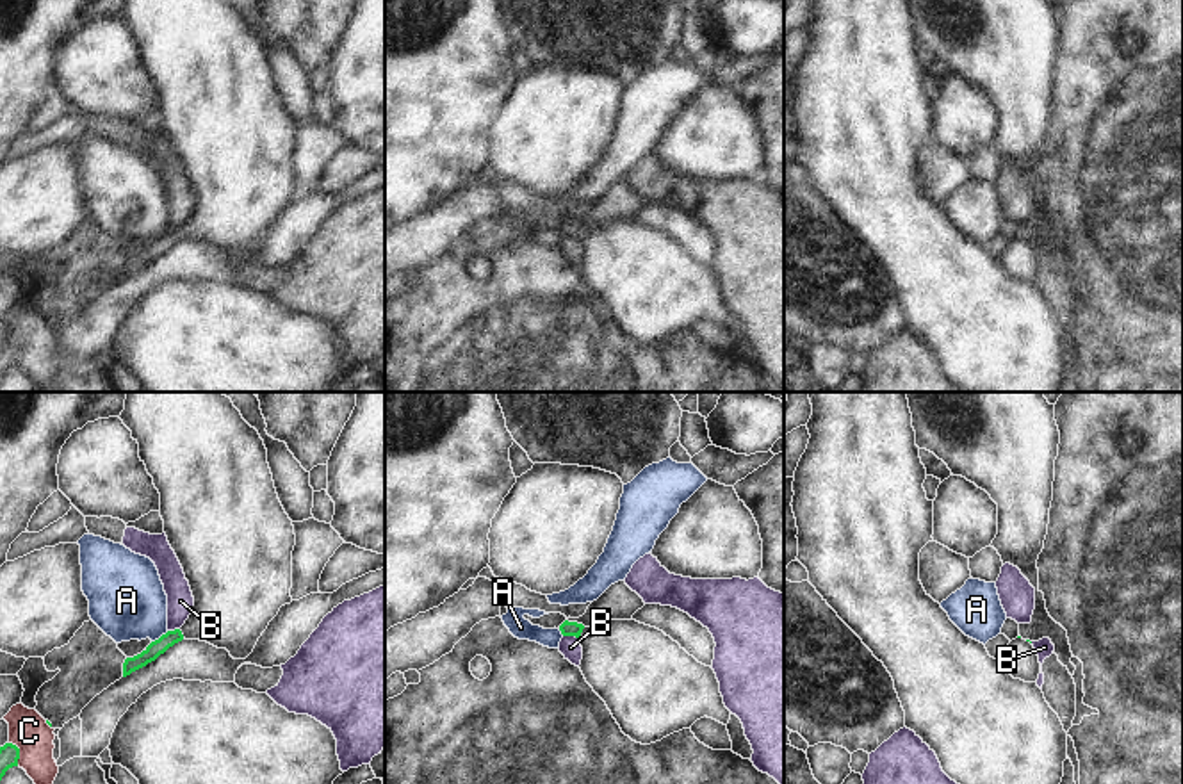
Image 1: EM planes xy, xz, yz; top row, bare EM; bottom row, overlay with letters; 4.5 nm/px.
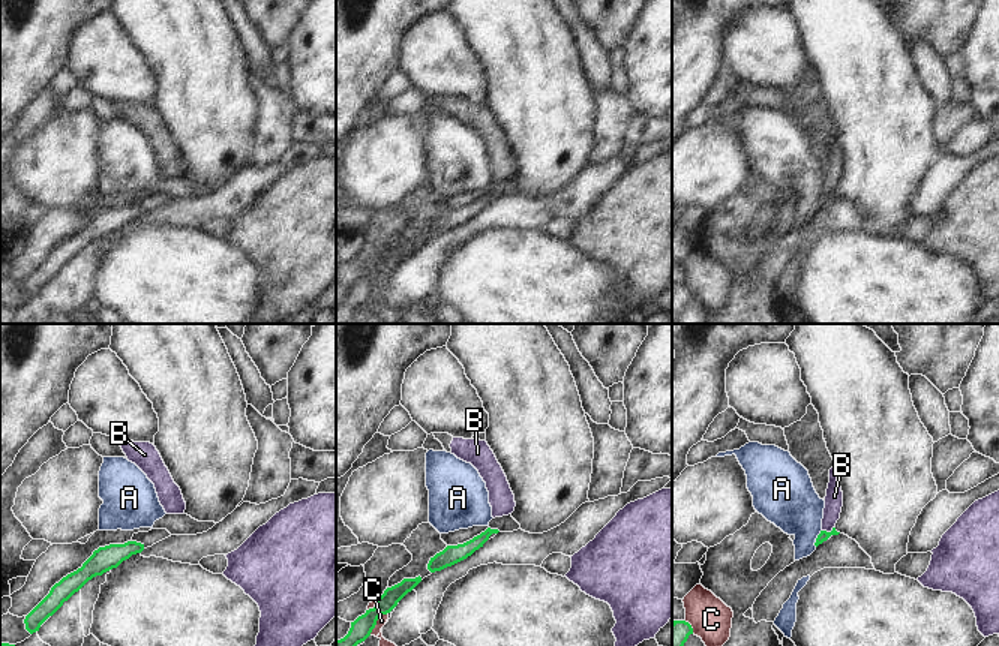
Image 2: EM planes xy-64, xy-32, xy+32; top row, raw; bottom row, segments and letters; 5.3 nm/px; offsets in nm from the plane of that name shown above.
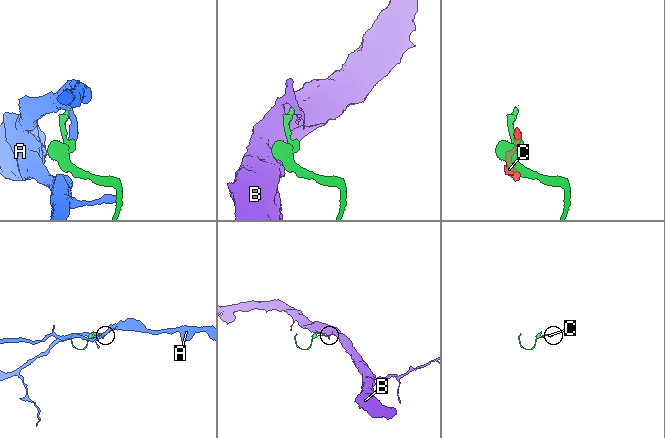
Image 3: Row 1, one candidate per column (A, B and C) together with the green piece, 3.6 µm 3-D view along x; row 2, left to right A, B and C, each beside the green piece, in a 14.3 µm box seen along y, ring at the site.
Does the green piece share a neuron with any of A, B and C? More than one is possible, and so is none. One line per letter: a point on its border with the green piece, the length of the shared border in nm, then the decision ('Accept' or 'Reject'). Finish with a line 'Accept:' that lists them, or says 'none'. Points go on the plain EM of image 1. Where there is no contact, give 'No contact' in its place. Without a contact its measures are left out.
A: Touches green at xy (161, 237). Shared border 90 nm. Reject
B: Touches green at xz (571, 236). Shared border 70 nm. Reject
C: Touches green at xy (18, 353). Shared border 120 nm. Reject
Accept: none

